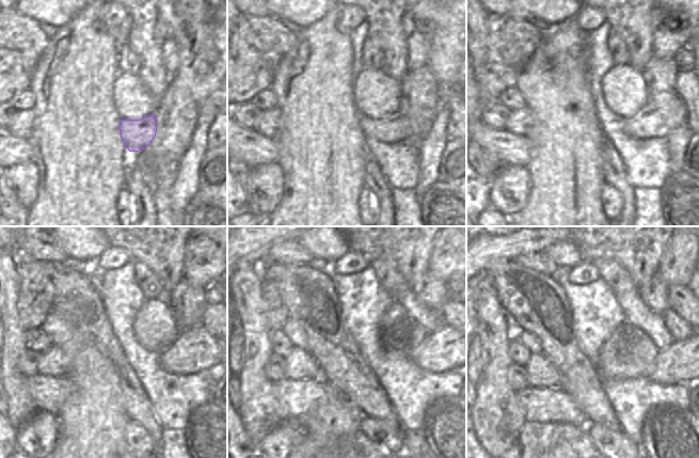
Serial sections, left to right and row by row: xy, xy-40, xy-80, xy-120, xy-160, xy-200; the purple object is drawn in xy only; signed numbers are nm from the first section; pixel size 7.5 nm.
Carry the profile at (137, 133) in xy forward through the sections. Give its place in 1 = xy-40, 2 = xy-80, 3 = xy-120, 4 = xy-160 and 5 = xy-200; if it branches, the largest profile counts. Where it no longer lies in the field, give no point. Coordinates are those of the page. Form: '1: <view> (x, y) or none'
1: xy-40 (419, 103)
2: xy-80 (664, 111)
3: xy-120 (183, 357)
4: xy-160 (427, 354)
5: xy-200 (667, 360)

